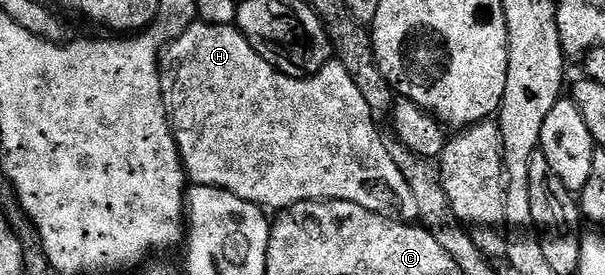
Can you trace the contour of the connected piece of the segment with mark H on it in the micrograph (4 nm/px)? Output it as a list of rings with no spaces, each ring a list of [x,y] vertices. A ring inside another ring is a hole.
[[[196,21],[191,28],[183,32],[175,41],[165,47],[161,55],[161,87],[163,88],[163,104],[169,117],[169,124],[173,127],[173,135],[177,141],[177,147],[181,153],[181,162],[185,165],[186,179],[194,186],[214,186],[220,190],[231,192],[243,200],[262,208],[268,208],[273,212],[280,212],[289,206],[300,202],[334,202],[343,200],[351,204],[359,204],[359,208],[376,210],[389,217],[400,219],[400,221],[412,223],[417,216],[415,208],[415,195],[411,188],[407,188],[407,180],[399,172],[395,160],[391,160],[390,154],[381,139],[382,131],[377,130],[378,119],[374,118],[371,108],[367,108],[367,100],[359,92],[355,80],[336,60],[328,62],[322,70],[311,78],[292,78],[283,72],[279,72],[247,40],[242,36],[236,25],[212,26],[203,21]]]

